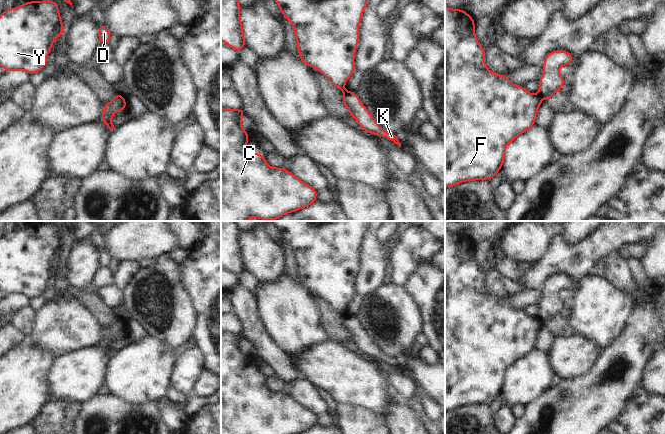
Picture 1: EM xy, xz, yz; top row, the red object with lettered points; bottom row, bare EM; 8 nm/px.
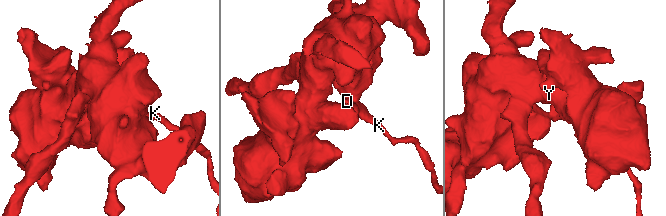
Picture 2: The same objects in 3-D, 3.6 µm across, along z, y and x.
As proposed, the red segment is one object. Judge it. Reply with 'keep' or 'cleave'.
cleave

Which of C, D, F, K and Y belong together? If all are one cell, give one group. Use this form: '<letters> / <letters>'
C F Y / D K

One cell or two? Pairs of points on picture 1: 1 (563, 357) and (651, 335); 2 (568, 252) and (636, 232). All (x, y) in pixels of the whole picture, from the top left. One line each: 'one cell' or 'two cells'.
1: two cells
2: one cell

